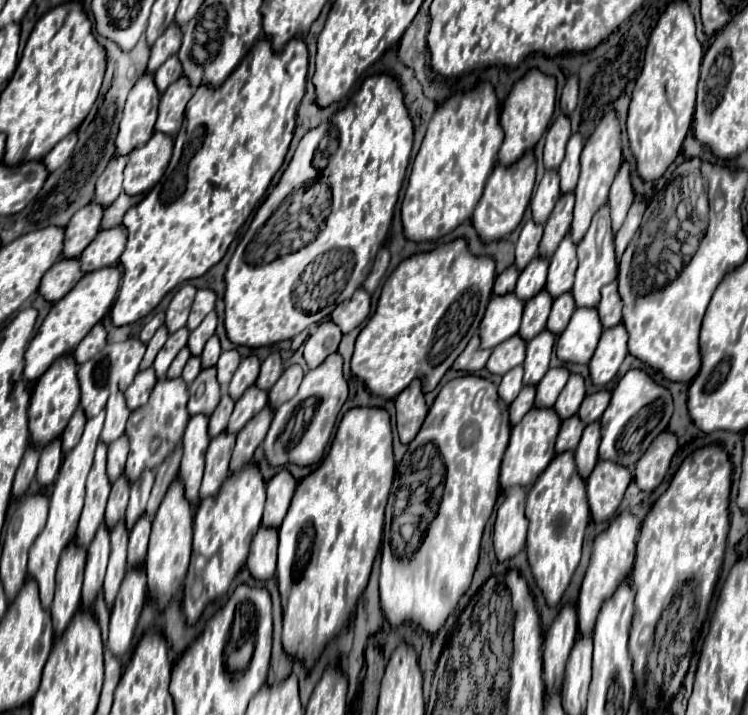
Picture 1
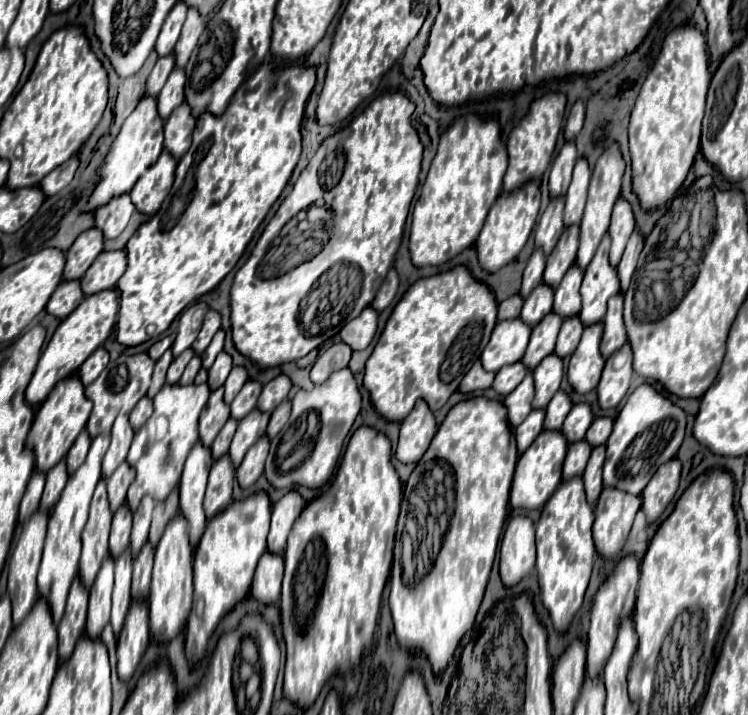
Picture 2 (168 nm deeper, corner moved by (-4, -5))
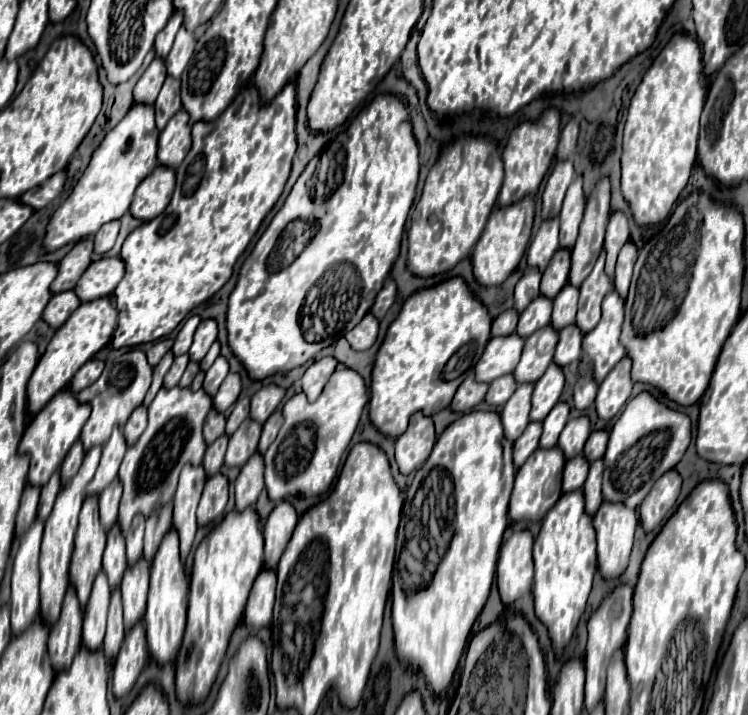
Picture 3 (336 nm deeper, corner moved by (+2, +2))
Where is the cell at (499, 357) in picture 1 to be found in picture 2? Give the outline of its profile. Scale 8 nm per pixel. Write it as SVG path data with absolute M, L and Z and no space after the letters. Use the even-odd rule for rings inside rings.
M518 361L518 363L514 363L514 365L506 365L506 367L502 367L498 373L496 373L496 379L494 379L494 391L498 393L498 395L502 395L502 397L506 397L508 393L512 393L520 383L522 383L522 379L526 377L526 367Z

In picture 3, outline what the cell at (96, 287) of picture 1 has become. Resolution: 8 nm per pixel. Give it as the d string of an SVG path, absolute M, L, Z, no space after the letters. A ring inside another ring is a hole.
M110 296L96 298L96 300L90 300L90 302L82 302L70 314L70 318L54 332L52 340L46 346L46 352L38 360L34 372L32 372L30 380L28 380L26 394L28 394L30 412L42 410L42 406L46 404L46 400L50 400L50 396L60 392L62 388L68 388L74 372L86 360L90 360L112 338L112 332L116 328L116 320L118 320L118 310L116 310L116 306L114 306Z

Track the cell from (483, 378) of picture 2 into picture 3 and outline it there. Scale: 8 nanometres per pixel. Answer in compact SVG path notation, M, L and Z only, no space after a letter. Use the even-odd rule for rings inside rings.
M470 370L466 374L466 380L458 386L450 408L456 410L456 412L470 412L478 402L484 400L486 390L488 390L488 384L486 382L478 382L474 372Z

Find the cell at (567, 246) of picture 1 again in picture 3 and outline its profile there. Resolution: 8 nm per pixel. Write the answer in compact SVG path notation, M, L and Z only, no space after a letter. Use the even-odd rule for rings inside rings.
M570 282L558 292L554 298L554 310L552 310L552 326L556 330L562 330L566 324L574 322L576 316L576 304L578 304L578 288Z

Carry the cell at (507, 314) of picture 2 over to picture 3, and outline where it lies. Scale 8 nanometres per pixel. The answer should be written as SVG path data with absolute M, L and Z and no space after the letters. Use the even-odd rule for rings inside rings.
M514 308L504 310L492 322L492 336L506 336L516 330L516 324L518 324L518 312Z

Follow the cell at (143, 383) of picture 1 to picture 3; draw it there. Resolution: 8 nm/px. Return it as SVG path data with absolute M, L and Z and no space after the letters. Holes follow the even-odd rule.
M142 404L142 406L138 406L138 408L130 414L128 422L124 424L126 442L128 442L128 444L134 444L134 440L138 440L138 436L144 432L144 428L146 428L146 406Z

